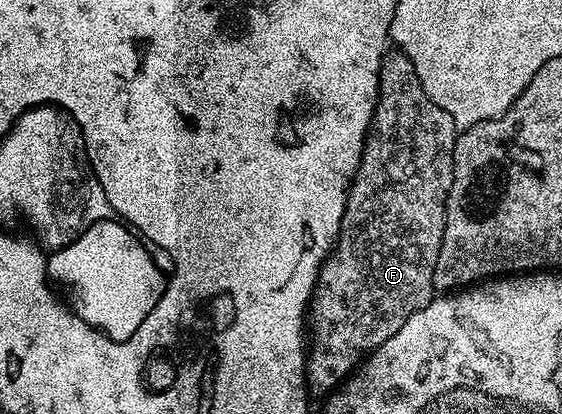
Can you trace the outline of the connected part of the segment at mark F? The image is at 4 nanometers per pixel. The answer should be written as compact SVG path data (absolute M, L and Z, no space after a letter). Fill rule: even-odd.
M400 53L386 54L381 61L381 72L379 73L379 93L377 94L377 108L373 114L373 120L369 126L369 134L365 136L365 148L361 154L361 168L354 175L349 185L349 193L345 196L345 212L341 222L341 232L337 234L337 242L333 244L329 258L322 265L317 274L317 287L313 291L313 298L309 300L307 312L307 327L311 332L311 342L307 347L307 358L305 361L305 382L310 392L328 396L337 390L342 383L346 382L356 372L357 368L391 337L391 333L399 333L403 329L407 317L419 313L435 297L433 289L433 274L435 273L435 261L439 257L439 245L443 241L443 229L445 228L445 210L447 209L447 197L451 193L451 181L453 180L453 150L459 129L451 117L451 113L443 113L431 97L419 85L419 77L415 73L415 65L405 55Z

